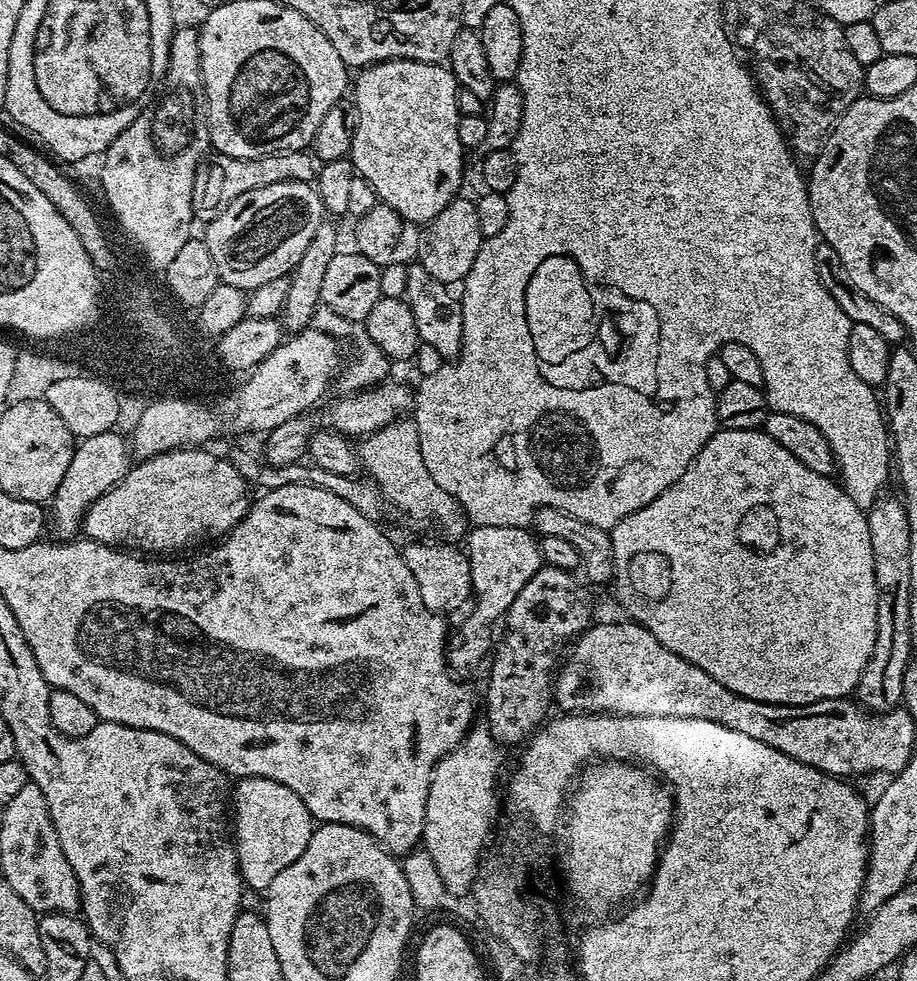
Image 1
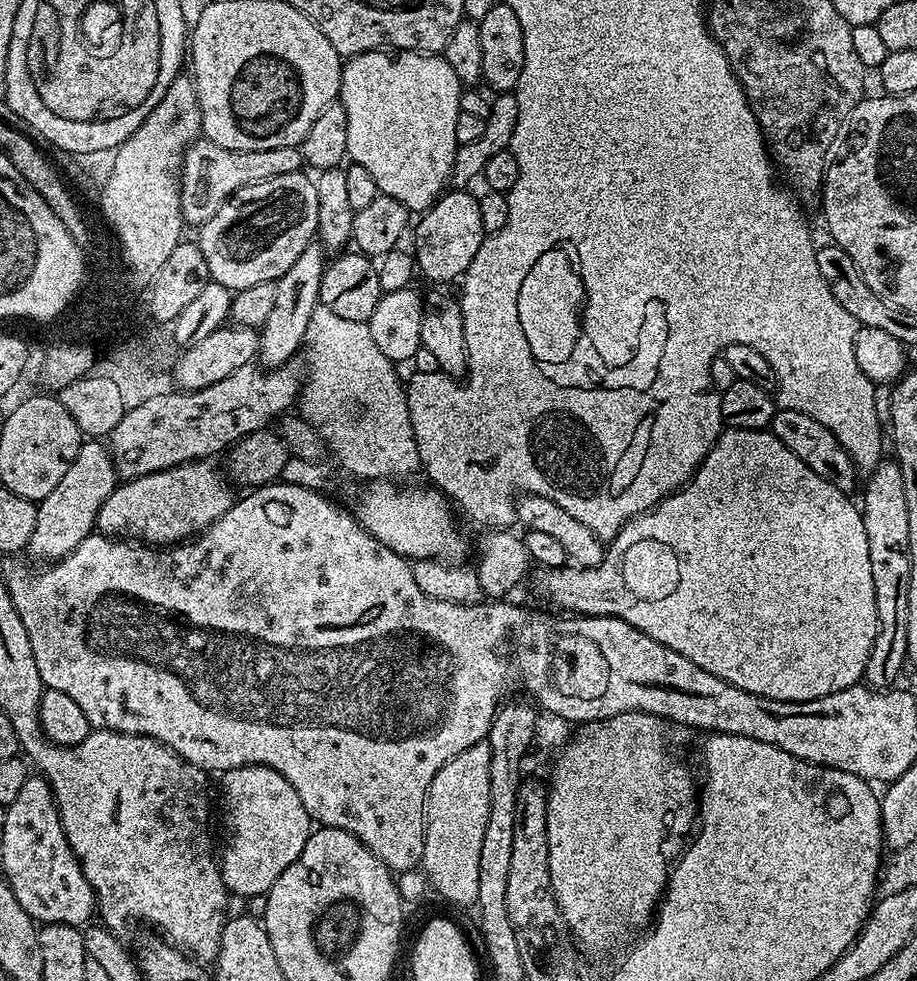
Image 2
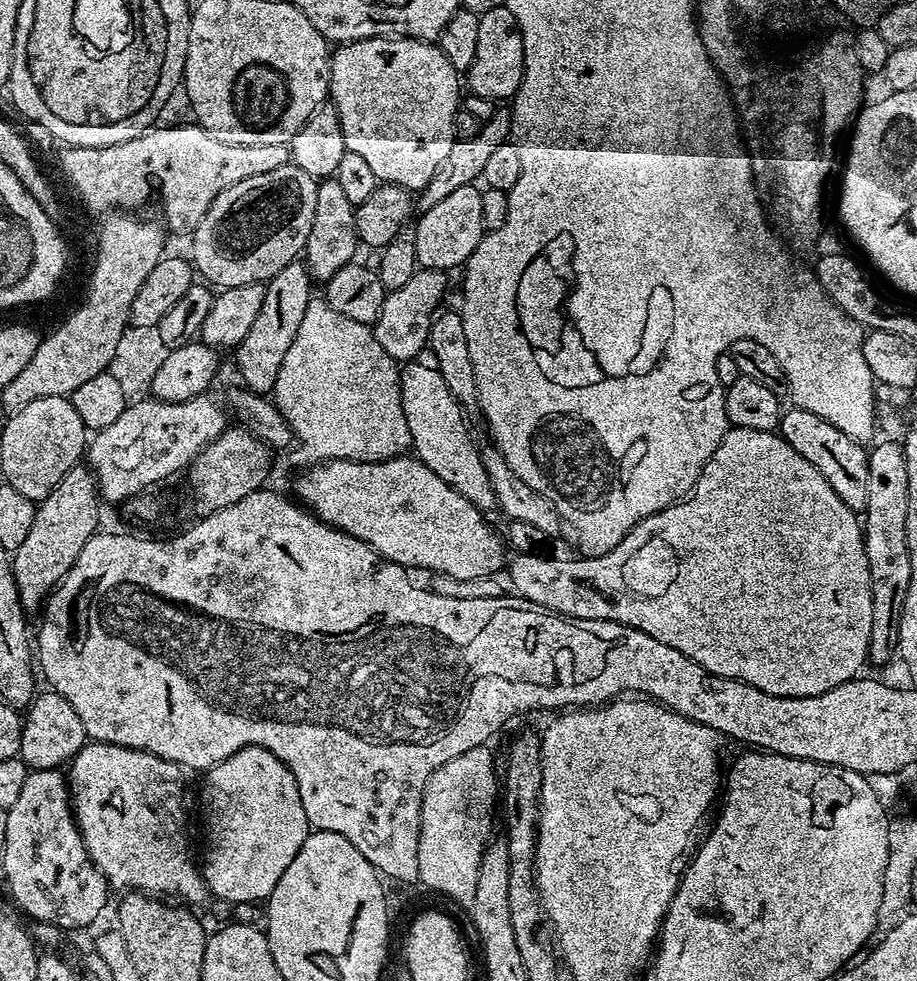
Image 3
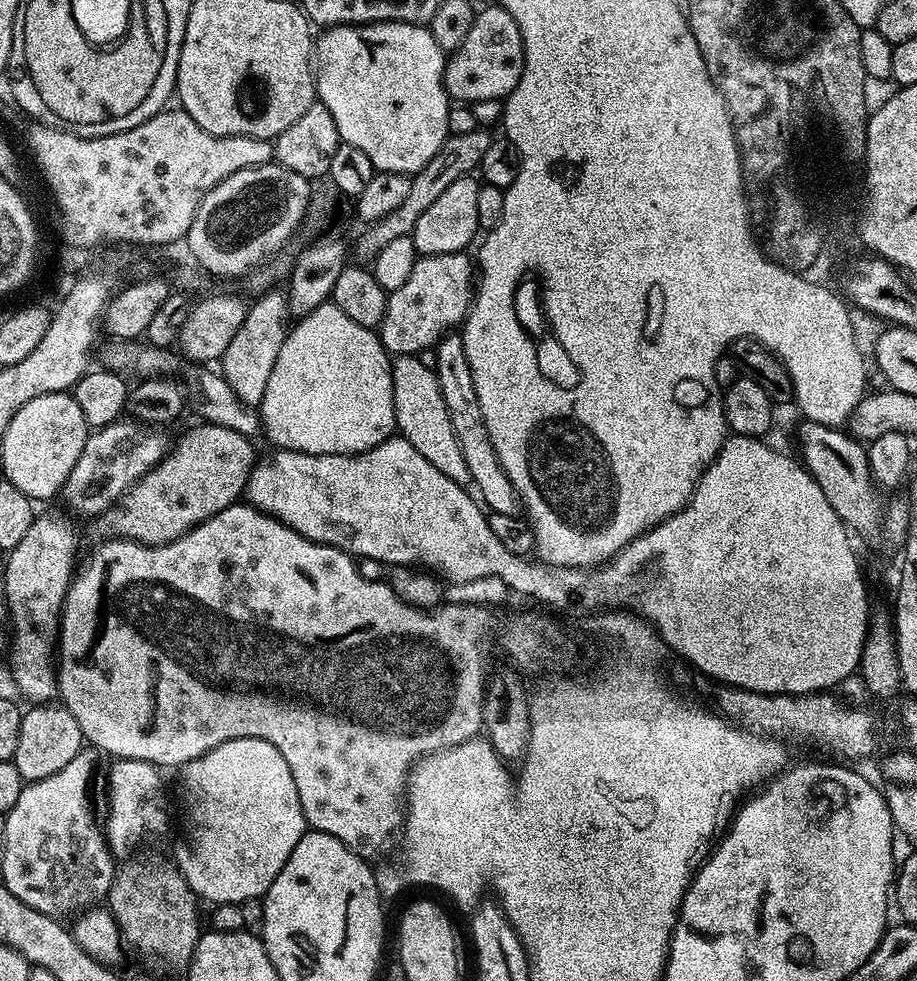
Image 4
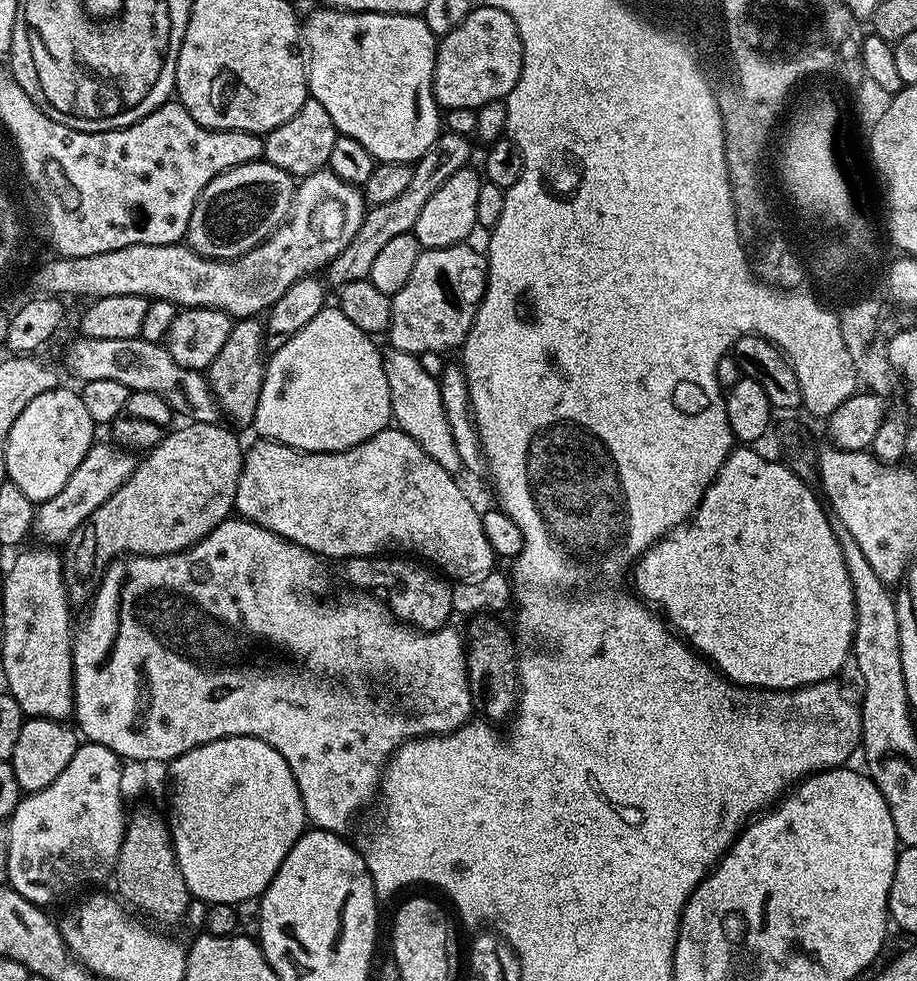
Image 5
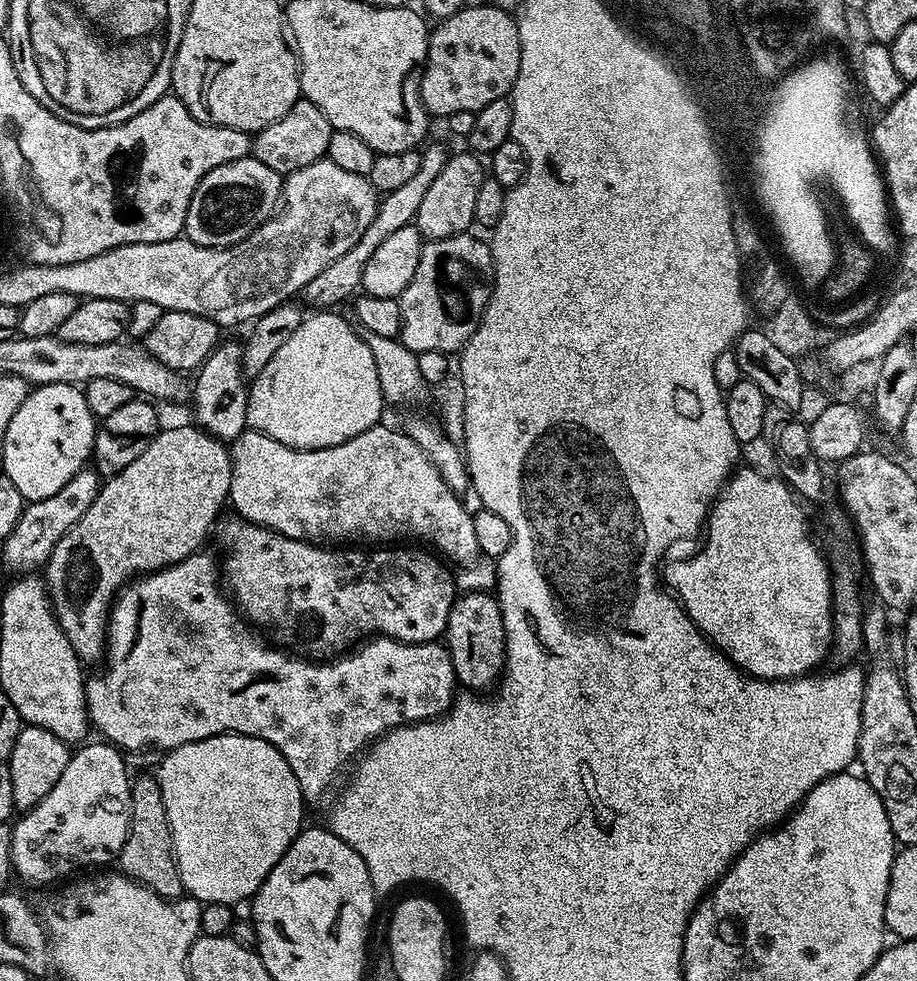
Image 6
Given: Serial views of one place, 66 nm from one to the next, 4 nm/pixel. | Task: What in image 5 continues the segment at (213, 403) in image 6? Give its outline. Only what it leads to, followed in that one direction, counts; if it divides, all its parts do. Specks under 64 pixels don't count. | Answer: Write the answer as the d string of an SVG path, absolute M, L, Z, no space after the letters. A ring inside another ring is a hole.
M256 318L237 319L230 330L230 338L226 338L222 350L218 350L218 358L214 358L212 365L206 369L208 385L219 401L220 411L233 420L233 425L251 425L258 410L258 394L262 394L266 363L266 328L258 321L260 320Z

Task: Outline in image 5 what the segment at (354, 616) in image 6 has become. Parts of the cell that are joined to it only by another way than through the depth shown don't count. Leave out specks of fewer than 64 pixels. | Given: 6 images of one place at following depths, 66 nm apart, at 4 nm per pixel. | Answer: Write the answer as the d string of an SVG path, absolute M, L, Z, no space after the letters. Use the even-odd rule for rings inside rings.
M381 554L353 556L343 568L345 578L356 587L353 589L383 600L397 620L411 624L422 632L443 628L451 621L448 619L454 616L451 604L453 585L427 563L417 562L412 558L401 558L396 554Z

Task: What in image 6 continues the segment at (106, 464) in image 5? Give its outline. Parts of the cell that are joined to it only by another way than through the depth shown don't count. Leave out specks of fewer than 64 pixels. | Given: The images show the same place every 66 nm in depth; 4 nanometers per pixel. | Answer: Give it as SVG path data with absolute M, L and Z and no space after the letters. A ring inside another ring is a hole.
M85 466L77 476L70 478L70 482L66 482L66 486L62 486L62 490L58 490L58 494L50 494L50 498L45 500L31 501L25 507L22 518L18 518L18 526L14 526L12 533L2 540L4 564L12 574L32 574L43 569L57 542L75 526L82 514L86 514L86 510L90 510L90 502L94 502L100 492L101 483L100 473Z

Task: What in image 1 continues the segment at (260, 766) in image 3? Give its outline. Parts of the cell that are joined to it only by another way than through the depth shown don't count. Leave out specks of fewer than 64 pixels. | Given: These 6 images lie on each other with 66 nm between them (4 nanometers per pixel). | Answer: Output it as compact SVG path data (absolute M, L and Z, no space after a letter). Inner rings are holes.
M246 776L237 779L234 784L234 843L236 845L236 861L240 867L240 877L244 879L249 889L260 888L267 890L270 882L290 866L306 850L306 842L310 842L314 821L310 810L290 790L290 786L282 786L282 782L274 782L270 778L258 778L257 776Z

